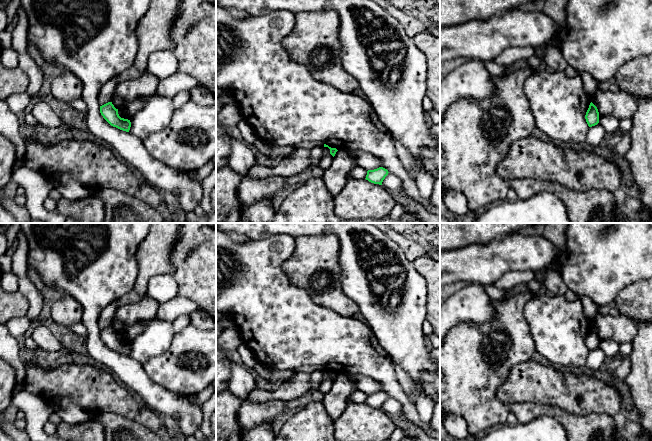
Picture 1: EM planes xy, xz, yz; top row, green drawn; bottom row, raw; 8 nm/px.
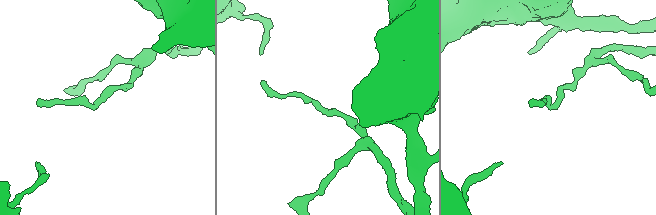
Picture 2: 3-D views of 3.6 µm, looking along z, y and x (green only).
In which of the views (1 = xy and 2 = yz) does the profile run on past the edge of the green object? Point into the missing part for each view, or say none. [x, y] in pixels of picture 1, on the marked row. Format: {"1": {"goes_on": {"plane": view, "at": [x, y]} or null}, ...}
{"1": {"goes_on": null}, "2": {"goes_on": null}}

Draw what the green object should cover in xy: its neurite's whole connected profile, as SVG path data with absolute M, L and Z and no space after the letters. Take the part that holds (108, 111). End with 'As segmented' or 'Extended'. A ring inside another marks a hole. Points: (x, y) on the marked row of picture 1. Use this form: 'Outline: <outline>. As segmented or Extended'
Outline: M112 102L100 106L100 113L111 126L129 132L131 127L130 120L121 118L118 114L118 109L114 107Z. As segmented

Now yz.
Outline: M592 102L586 112L585 119L589 127L595 126L599 123L599 112Z. As segmented

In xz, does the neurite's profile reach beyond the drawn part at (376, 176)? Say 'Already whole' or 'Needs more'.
Already whole

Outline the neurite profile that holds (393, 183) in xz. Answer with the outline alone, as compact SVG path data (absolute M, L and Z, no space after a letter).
M388 173L388 175L382 182L382 186L384 186L387 190L392 192L395 195L395 197L402 195L403 183L401 179L395 174Z

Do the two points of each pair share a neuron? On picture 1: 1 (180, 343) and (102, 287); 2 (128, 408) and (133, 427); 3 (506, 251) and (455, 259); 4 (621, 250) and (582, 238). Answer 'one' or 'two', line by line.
1: two
2: two
3: one
4: one

